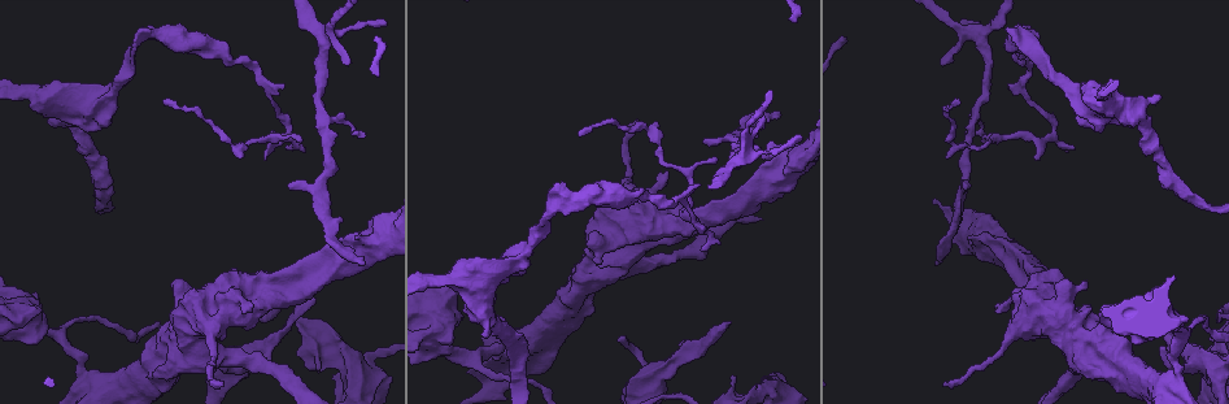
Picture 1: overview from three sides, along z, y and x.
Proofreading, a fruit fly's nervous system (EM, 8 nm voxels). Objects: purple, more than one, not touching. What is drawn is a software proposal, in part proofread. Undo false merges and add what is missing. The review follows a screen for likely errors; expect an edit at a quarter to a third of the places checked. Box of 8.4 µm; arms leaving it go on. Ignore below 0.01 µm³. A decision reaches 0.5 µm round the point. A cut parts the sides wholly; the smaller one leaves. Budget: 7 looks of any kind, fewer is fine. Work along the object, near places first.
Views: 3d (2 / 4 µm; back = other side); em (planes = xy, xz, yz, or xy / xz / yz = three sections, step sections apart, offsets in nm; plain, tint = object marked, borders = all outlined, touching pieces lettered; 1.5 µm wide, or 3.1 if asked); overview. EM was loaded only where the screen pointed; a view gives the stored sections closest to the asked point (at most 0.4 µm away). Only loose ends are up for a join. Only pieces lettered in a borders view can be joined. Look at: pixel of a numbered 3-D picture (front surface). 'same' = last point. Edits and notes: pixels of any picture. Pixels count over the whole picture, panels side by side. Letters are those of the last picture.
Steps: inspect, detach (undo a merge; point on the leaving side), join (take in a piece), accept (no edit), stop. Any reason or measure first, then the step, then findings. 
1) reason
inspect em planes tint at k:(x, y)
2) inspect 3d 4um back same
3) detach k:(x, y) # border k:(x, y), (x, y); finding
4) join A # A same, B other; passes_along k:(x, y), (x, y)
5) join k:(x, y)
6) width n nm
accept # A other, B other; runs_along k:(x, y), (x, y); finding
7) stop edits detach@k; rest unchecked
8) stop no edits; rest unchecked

thick end
inspect 3d 4um at 1:(484, 335)

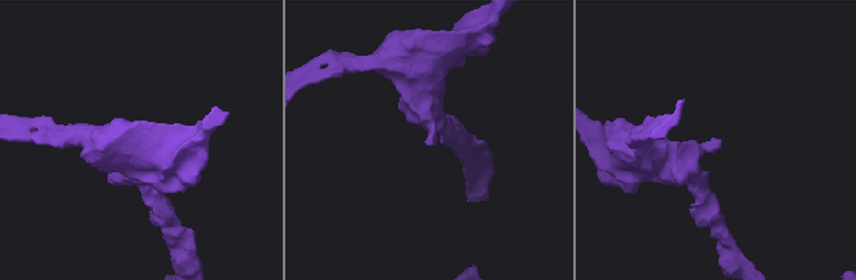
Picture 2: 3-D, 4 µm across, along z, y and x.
shape alone is not enough
inspect em planes plain at 2:(719, 142)

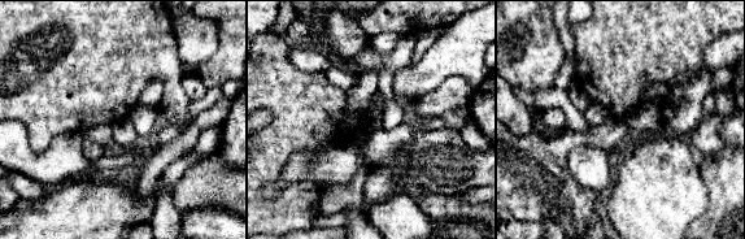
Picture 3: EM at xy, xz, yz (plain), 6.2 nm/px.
what lies round it
inspect em planes borders same

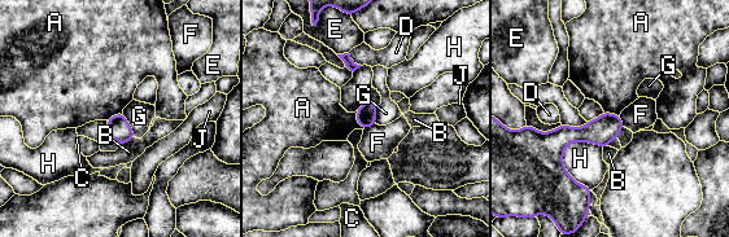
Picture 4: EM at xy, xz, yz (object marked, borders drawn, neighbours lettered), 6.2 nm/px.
longest_contact H 340 nm
accept # A other, B other, C other, D other, E other, F other, G other, H other, J other; no lettered piece goes on from it

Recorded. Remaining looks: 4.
thin end
inspect em planes tint at 1:(312, 300)

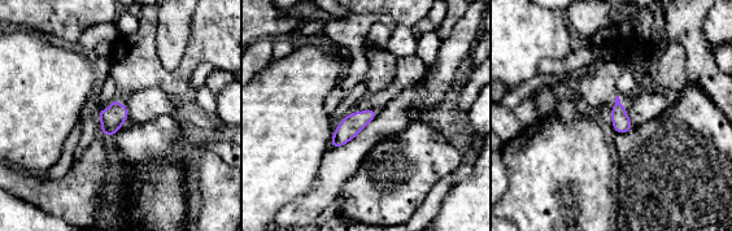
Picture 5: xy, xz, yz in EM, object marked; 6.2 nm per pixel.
inspect em planes borders same

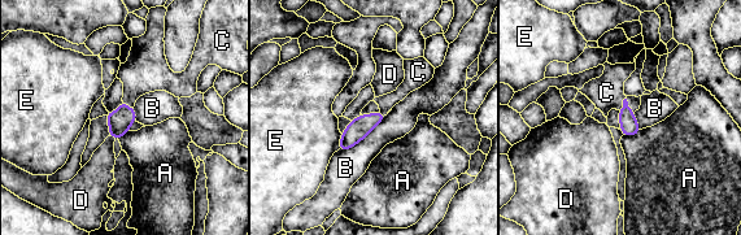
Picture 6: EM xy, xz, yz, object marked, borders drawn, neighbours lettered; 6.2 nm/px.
join C # A other, B other, C same, D other, E other; passes_along 6:(120, 121), (127, 107), (144, 72); the neuron continues

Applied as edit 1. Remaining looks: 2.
an open end
inspect 3d 4um at 1:(780, 113)

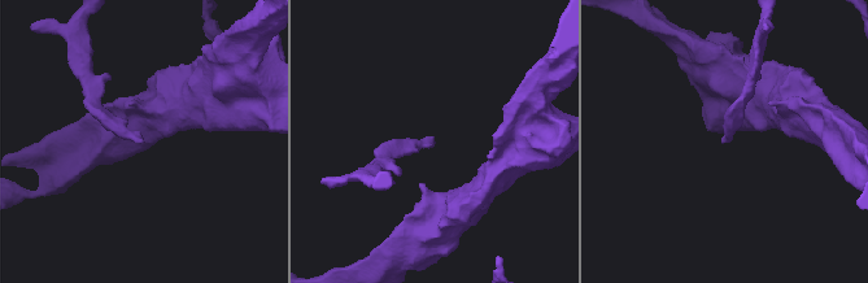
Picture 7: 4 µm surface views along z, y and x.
inspect em planes borders at 7:(721, 142)

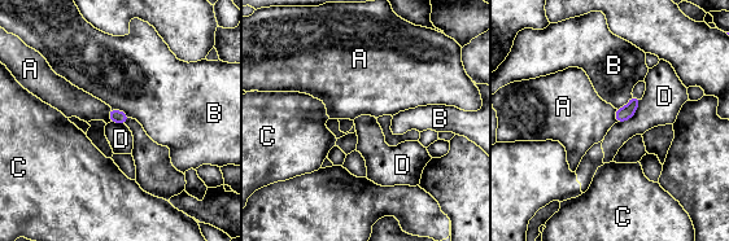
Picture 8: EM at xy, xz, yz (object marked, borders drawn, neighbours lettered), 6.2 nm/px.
accept # A other, B other, C other, D other; border 8:(110, 108), (109, 121); none of them fits

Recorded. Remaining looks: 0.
stop edits join@6; rest unchecked

